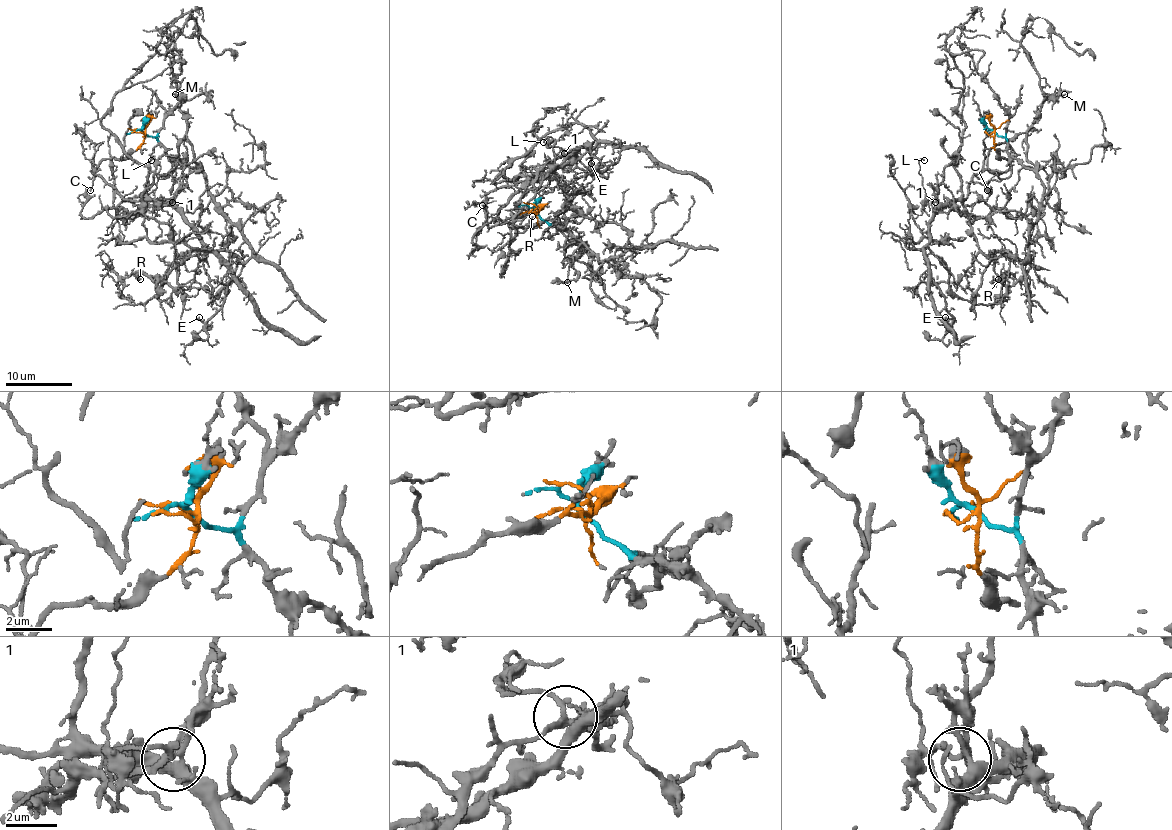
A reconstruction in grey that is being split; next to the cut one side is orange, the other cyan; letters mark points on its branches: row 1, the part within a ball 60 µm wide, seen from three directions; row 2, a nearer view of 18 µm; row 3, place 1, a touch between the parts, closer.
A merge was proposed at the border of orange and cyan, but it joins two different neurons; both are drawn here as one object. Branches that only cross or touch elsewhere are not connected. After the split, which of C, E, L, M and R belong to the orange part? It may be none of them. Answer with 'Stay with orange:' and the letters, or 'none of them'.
Stay with orange: C, E, L

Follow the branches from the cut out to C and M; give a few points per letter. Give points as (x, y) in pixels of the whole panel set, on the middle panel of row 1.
C: (535, 213), (519, 214), (490, 228), (487, 209), (482, 206)
M: (535, 213), (549, 224), (567, 229), (590, 253), (585, 244), (579, 244), (577, 254), (569, 266), (567, 283)

